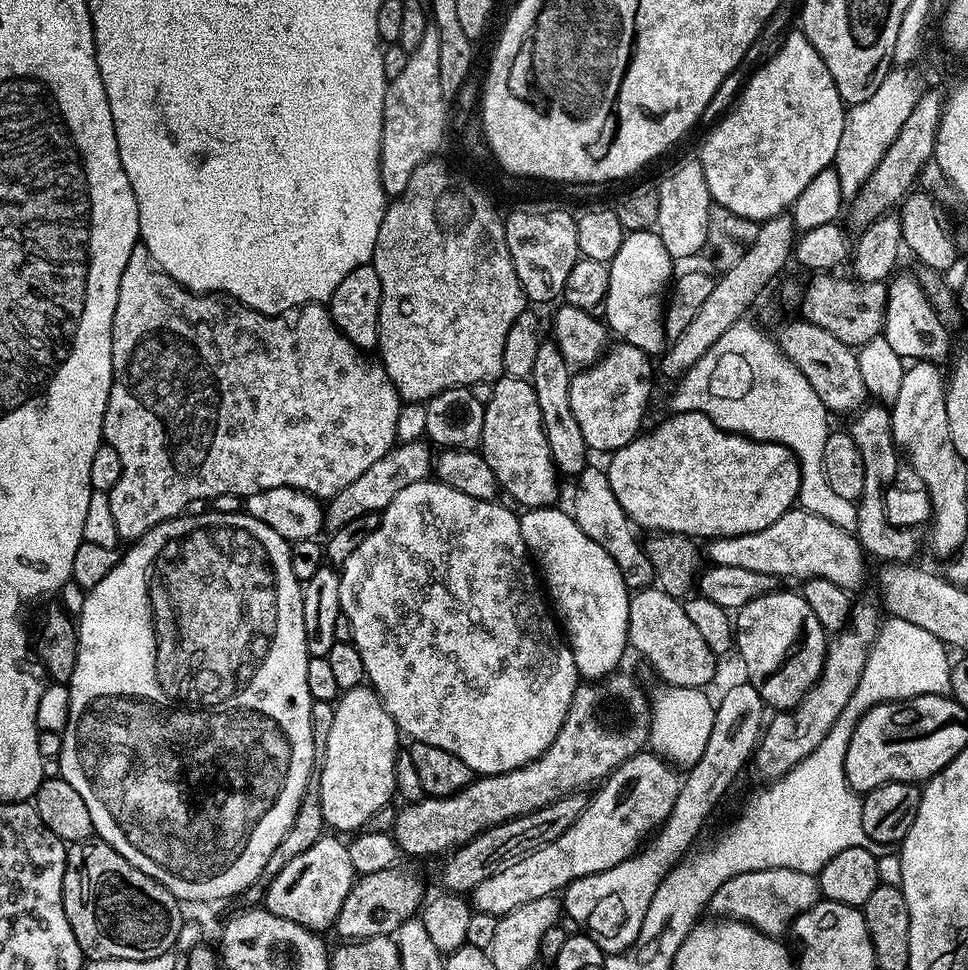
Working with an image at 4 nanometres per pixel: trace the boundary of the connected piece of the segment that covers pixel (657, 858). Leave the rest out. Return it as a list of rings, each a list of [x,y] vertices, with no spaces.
[[[741,682],[734,685],[718,700],[714,730],[710,730],[710,742],[706,742],[702,758],[698,758],[698,762],[694,762],[691,768],[683,773],[674,810],[670,810],[655,839],[641,847],[635,856],[618,862],[618,866],[610,866],[610,870],[578,878],[563,889],[563,915],[567,919],[569,916],[574,923],[581,924],[584,927],[581,929],[595,938],[606,954],[625,952],[638,938],[644,925],[646,910],[650,910],[650,902],[659,890],[660,883],[689,855],[688,847],[699,838],[704,823],[719,806],[720,799],[731,790],[736,775],[744,768],[744,763],[753,759],[766,724],[764,712],[766,713],[764,699],[760,697],[758,690],[754,690],[752,684]]]

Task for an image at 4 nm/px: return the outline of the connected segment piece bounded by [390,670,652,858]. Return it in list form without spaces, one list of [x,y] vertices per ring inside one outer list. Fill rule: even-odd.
[[[617,670],[610,676],[603,676],[601,680],[589,680],[580,682],[576,685],[576,693],[570,702],[570,710],[566,714],[566,722],[562,722],[562,730],[558,730],[558,738],[554,738],[554,742],[544,751],[537,760],[531,760],[526,766],[515,768],[509,772],[502,774],[494,774],[493,776],[477,775],[469,784],[462,790],[451,792],[449,796],[425,796],[422,800],[405,803],[403,806],[396,808],[396,817],[394,818],[394,826],[392,827],[391,835],[396,840],[396,845],[400,847],[401,853],[408,856],[438,856],[443,857],[445,854],[451,853],[453,850],[462,847],[464,844],[471,842],[476,836],[479,836],[482,831],[490,827],[496,827],[499,824],[506,823],[508,820],[514,819],[516,816],[526,815],[528,812],[538,811],[539,808],[546,807],[547,804],[554,803],[556,799],[561,799],[563,796],[570,795],[572,792],[579,792],[587,789],[587,784],[593,786],[599,785],[601,782],[608,779],[618,766],[622,766],[622,762],[626,762],[632,756],[636,756],[639,752],[645,751],[648,744],[648,731],[650,730],[650,718],[652,717],[652,706],[650,703],[649,693],[644,692],[644,688],[632,676],[627,676],[624,670]]]

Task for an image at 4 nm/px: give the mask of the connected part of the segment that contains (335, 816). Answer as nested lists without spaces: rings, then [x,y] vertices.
[[[372,687],[347,689],[335,701],[334,727],[322,746],[322,763],[318,768],[322,818],[329,829],[340,834],[355,833],[367,825],[374,810],[382,810],[382,806],[396,796],[396,758],[402,748],[400,740],[402,736],[394,718],[390,718],[380,695]]]

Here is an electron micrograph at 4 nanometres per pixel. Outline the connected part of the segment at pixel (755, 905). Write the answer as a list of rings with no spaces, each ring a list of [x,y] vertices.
[[[771,868],[770,870],[754,870],[753,872],[743,872],[742,874],[738,874],[734,878],[730,878],[726,882],[722,882],[722,886],[718,886],[718,890],[713,894],[713,896],[708,899],[706,908],[710,913],[713,912],[713,917],[723,918],[725,920],[740,920],[744,924],[750,924],[752,927],[757,928],[760,932],[765,932],[766,935],[771,936],[773,938],[780,938],[789,931],[790,925],[793,920],[798,919],[806,910],[810,910],[813,906],[821,900],[820,894],[820,881],[817,879],[815,875],[811,872],[803,872],[802,870],[790,870],[789,868]]]

